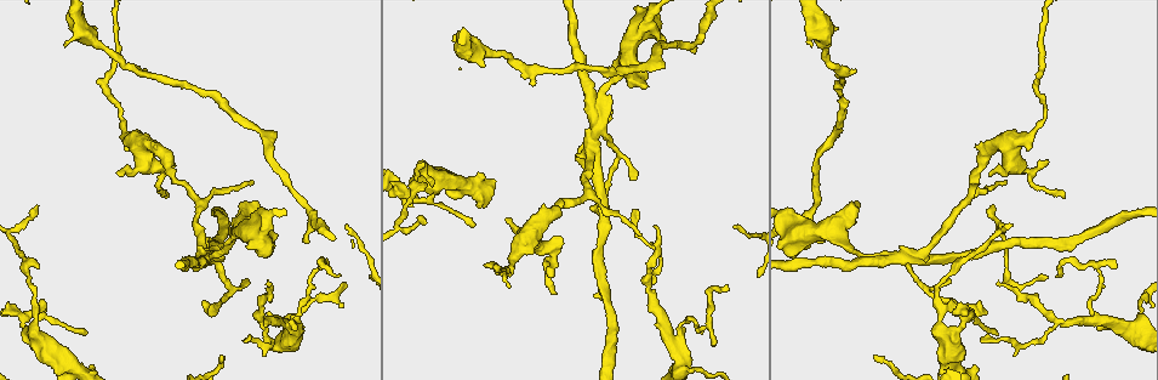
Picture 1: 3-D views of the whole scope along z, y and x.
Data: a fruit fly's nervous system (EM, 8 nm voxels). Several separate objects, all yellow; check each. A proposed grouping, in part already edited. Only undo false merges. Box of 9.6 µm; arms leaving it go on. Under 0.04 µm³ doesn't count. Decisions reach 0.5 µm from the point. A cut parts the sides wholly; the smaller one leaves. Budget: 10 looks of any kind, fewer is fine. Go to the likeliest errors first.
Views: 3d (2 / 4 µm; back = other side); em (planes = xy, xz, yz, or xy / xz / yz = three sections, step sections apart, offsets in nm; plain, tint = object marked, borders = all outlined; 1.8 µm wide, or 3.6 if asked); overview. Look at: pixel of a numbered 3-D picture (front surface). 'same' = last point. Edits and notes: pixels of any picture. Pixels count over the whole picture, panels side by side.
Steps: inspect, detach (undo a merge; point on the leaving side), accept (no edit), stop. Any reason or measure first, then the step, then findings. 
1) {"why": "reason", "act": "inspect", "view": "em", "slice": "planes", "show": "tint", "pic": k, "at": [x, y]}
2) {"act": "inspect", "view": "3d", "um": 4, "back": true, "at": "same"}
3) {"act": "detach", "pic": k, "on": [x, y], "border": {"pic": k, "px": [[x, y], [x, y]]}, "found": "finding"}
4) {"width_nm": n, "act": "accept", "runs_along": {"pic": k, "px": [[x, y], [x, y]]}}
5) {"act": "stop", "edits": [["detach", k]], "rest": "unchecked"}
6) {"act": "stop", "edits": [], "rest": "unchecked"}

{"why": "branch point", "act": "inspect", "view": "3d", "um": 4, "pic": 1, "at": [210, 254]}

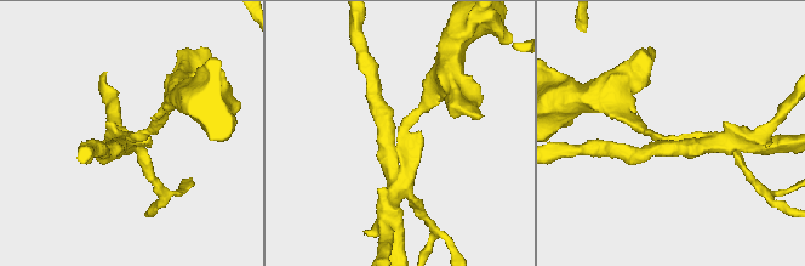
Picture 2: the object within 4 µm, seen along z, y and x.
{"arms": 3, "why": "need the tissue", "act": "inspect", "view": "em", "slice": "xz", "step": 8, "show": "tint", "pic": 2, "at": [129, 140]}

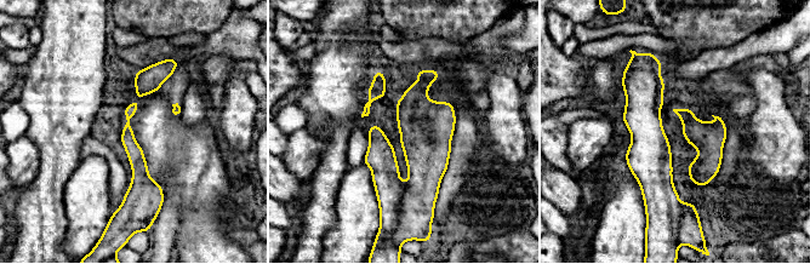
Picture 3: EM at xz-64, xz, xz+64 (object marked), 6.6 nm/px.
{"why": "another direction", "act": "inspect", "view": "em", "slice": "planes", "show": "tint", "at": "same"}

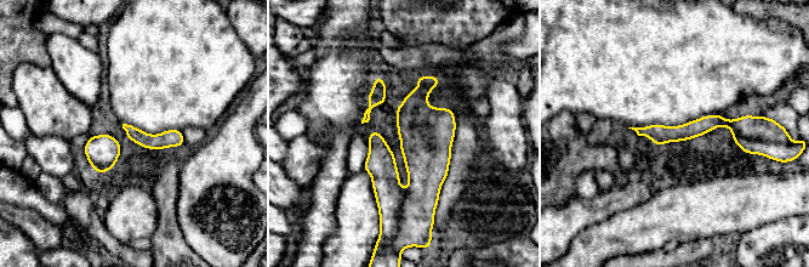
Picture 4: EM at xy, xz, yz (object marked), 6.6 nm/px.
{"width_nm": 120, "act": "detach", "pic": 4, "on": [385, 176], "border": {"pic": 4, "px": [[405, 192], [397, 219]]}, "found": "two neurons meet here"}

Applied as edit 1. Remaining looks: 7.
{"act": "inspect", "view": "overview"}

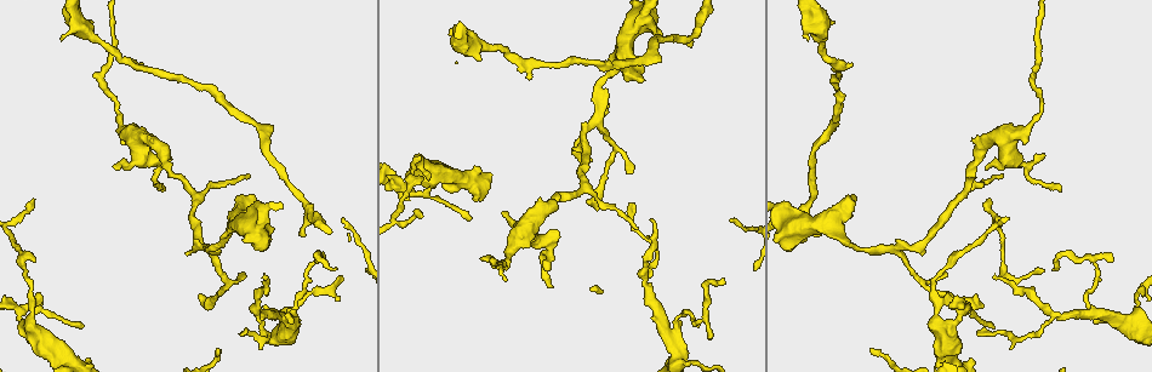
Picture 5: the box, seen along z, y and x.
{"why": "sharp bend", "act": "inspect", "view": "3d", "um": 4, "pic": 5, "at": [20, 312]}

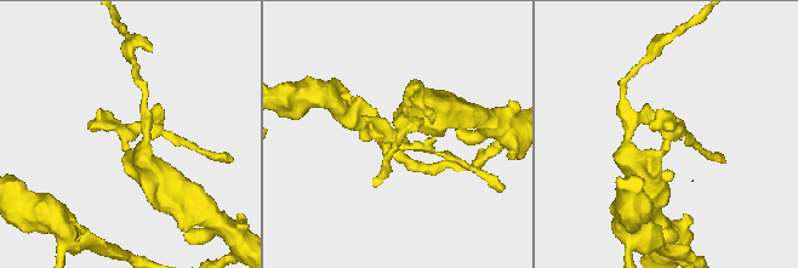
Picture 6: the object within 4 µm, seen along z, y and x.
{"why": "shape alone is not enough", "act": "inspect", "view": "em", "slice": "planes", "show": "tint", "pic": 6, "at": [394, 138]}

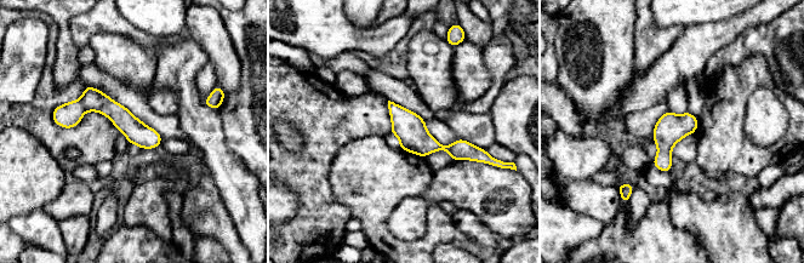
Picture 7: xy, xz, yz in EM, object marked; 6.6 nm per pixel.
{"width_nm": 160, "act": "accept", "runs_along": {"pic": 7, "px": [[61, 116], [106, 106], [158, 141]]}, "found": "all the same neuron"}

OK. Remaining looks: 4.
{"why": "abrupt turn", "act": "inspect", "view": "3d", "um": 4, "pic": 5, "at": [1003, 136]}

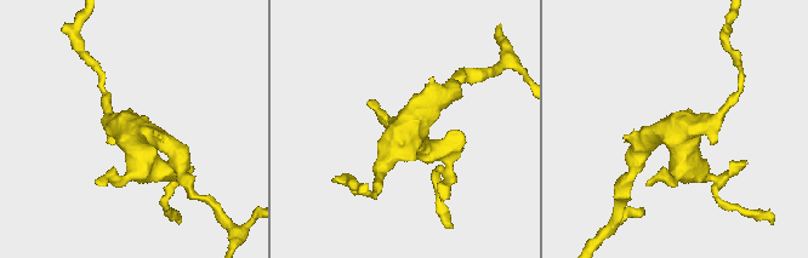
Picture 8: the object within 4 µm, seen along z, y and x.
{"act": "inspect", "view": "em", "slice": "xz", "step": 8, "show": "borders", "pic": 8, "at": [137, 130]}

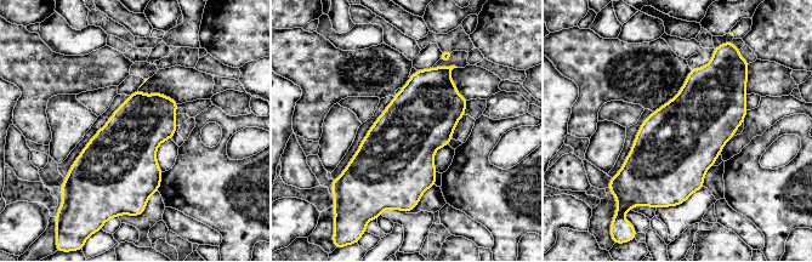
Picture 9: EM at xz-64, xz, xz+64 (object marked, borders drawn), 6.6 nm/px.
{"width_nm": 400, "act": "accept", "found": "one neuron here"}

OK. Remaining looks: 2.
{"why": "thick turns thin", "act": "inspect", "view": "em", "slice": "planes", "show": "tint", "pic": 5, "at": [680, 362]}

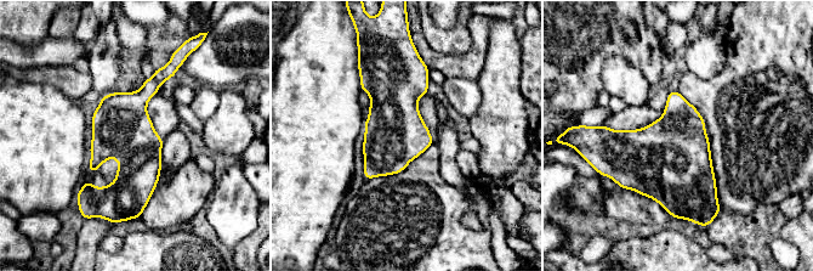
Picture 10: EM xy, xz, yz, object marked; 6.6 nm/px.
{"act": "accept", "found": "continuous, no second neuron"}

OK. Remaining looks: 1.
{"act": "stop", "edits": [["detach", 4]], "rest": "unchecked"}

